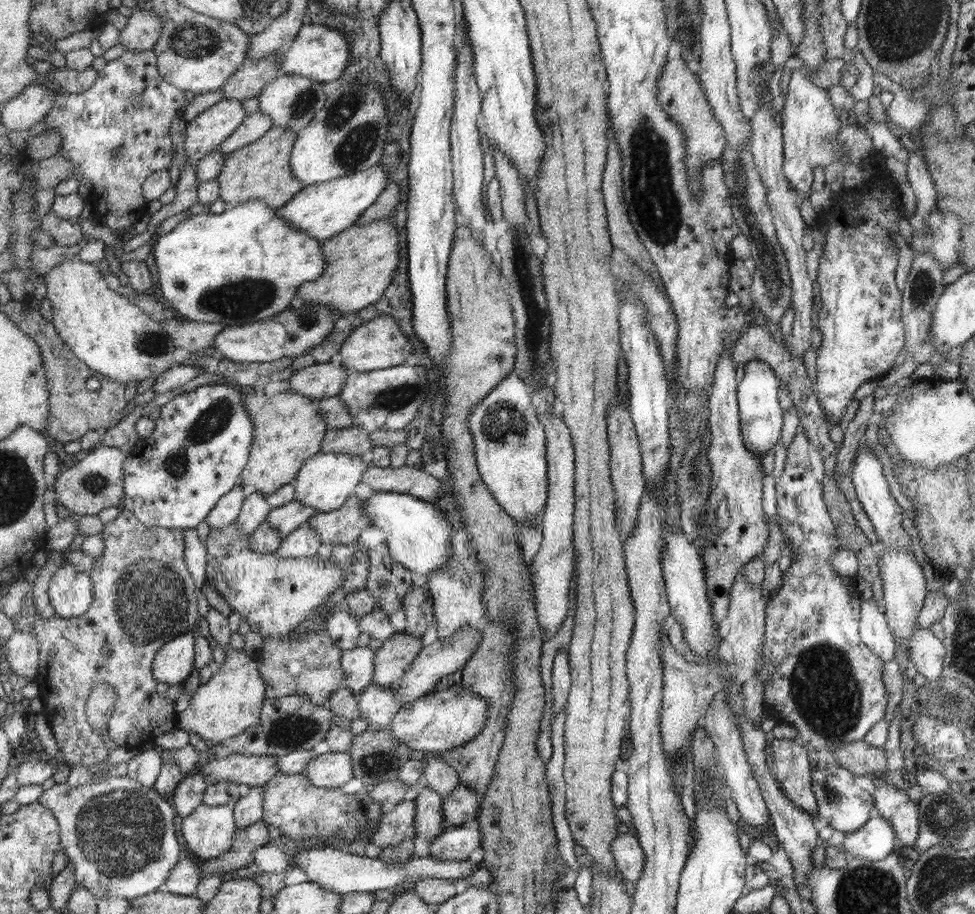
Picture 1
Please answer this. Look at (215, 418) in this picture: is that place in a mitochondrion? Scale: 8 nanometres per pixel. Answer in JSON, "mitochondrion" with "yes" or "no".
{"mitochondrion":"yes"}

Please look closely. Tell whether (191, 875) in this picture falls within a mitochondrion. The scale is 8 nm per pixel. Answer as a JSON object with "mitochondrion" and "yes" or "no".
{"mitochondrion":"no"}

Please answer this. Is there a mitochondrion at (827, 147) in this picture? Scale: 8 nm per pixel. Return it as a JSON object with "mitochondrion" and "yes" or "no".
{"mitochondrion":"yes"}

